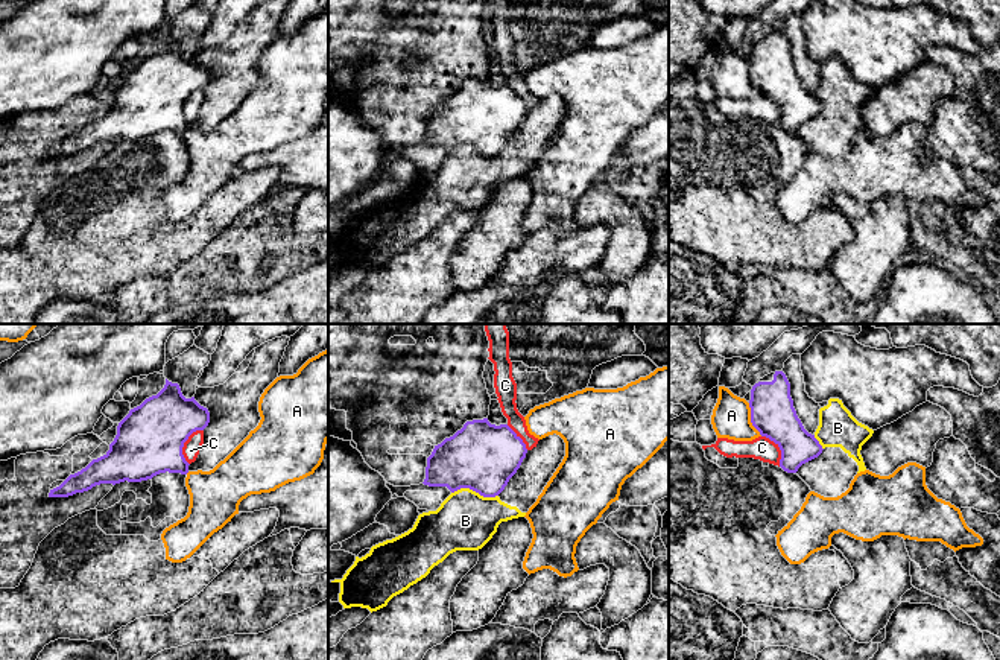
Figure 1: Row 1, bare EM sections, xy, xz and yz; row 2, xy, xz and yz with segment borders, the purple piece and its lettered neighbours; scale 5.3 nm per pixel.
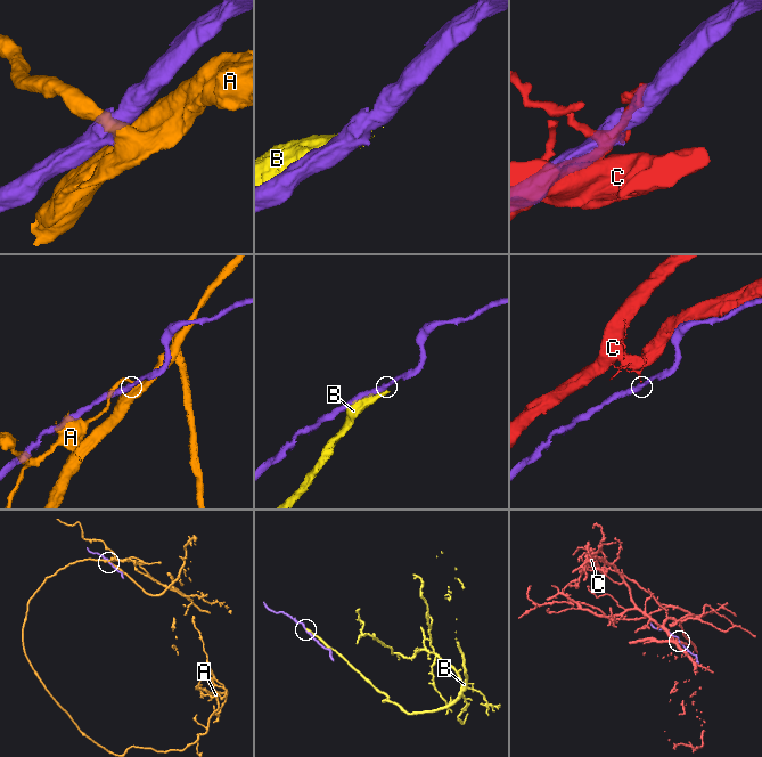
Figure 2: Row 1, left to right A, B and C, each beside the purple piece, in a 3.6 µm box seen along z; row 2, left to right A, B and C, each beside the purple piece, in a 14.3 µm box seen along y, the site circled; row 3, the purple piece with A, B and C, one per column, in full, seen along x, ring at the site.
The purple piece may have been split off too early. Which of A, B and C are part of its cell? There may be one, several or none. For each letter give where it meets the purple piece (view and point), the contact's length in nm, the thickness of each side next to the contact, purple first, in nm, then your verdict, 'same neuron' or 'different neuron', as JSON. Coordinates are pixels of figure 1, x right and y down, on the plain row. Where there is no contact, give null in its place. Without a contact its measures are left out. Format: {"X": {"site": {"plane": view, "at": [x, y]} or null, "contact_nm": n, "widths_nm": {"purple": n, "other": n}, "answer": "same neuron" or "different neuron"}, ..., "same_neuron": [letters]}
{"A": {"site": {"plane": "yz", "at": [751, 79]}, "contact_nm": 190, "widths_nm": {"purple": 240, "other": 200}, "answer": "different neuron"}, "B": {"site": {"plane": "xz", "at": [474, 149]}, "contact_nm": 240, "widths_nm": {"purple": 360, "other": 320}, "answer": "different neuron"}, "C": {"site": {"plane": "xy", "at": [183, 104]}, "contact_nm": 200, "widths_nm": {"purple": 360, "other": 90}, "answer": "different neuron"}, "same_neuron": []}

